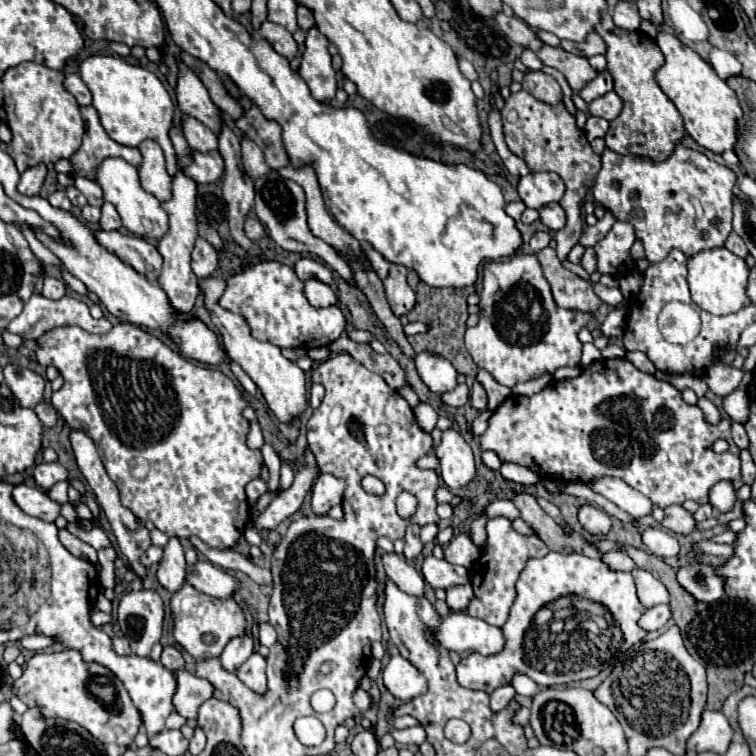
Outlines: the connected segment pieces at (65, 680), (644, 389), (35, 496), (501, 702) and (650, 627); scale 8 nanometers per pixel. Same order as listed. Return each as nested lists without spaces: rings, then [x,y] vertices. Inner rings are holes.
[[[75,649],[57,653],[35,653],[23,675],[15,681],[15,693],[29,707],[39,705],[43,717],[61,717],[79,723],[101,743],[131,745],[143,719],[139,709],[131,703],[129,693],[113,671],[99,663],[87,663]]]
[[[627,359],[595,361],[579,377],[553,381],[531,397],[507,397],[493,411],[479,443],[481,451],[495,451],[501,461],[525,465],[551,481],[589,483],[601,477],[619,477],[659,507],[681,505],[687,499],[703,505],[709,501],[709,489],[719,481],[729,481],[735,489],[743,485],[739,447],[731,439],[729,419],[723,417],[719,425],[705,423],[703,411],[697,405],[687,405],[671,383],[639,371]],[[715,439],[725,439],[729,451],[723,455],[713,453],[711,445]]]
[[[15,485],[13,489],[13,499],[15,503],[33,517],[39,517],[43,521],[55,521],[61,515],[61,503],[53,501],[43,489],[39,487],[27,487],[23,485]]]
[[[507,683],[507,685],[499,687],[499,689],[495,689],[495,691],[491,693],[491,709],[493,709],[493,711],[503,709],[515,695],[517,695],[517,693],[515,693],[515,689],[513,689],[511,683]]]
[[[659,605],[659,607],[651,607],[651,611],[647,611],[647,613],[639,619],[639,625],[641,625],[645,631],[655,631],[655,629],[663,627],[669,619],[671,619],[671,609],[669,609],[669,605]]]

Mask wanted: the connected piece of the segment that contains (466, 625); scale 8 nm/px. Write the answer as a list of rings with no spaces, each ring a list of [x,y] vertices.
[[[449,613],[443,617],[435,637],[445,649],[457,651],[461,657],[471,653],[497,655],[505,647],[505,637],[499,627],[467,613]]]

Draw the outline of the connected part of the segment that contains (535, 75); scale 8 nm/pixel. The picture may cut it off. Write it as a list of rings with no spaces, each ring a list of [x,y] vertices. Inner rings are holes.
[[[527,71],[523,79],[523,89],[529,91],[535,99],[553,107],[563,101],[563,91],[559,83],[541,71]]]

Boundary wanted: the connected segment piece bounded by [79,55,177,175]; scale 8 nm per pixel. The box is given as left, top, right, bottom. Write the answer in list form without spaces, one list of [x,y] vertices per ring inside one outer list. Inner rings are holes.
[[[93,55],[85,59],[79,67],[79,75],[93,95],[93,107],[99,111],[101,123],[111,139],[121,145],[137,147],[143,139],[155,139],[167,157],[167,171],[177,173],[175,149],[169,139],[169,129],[173,123],[175,105],[163,83],[155,73],[141,65],[133,65],[121,57]]]

